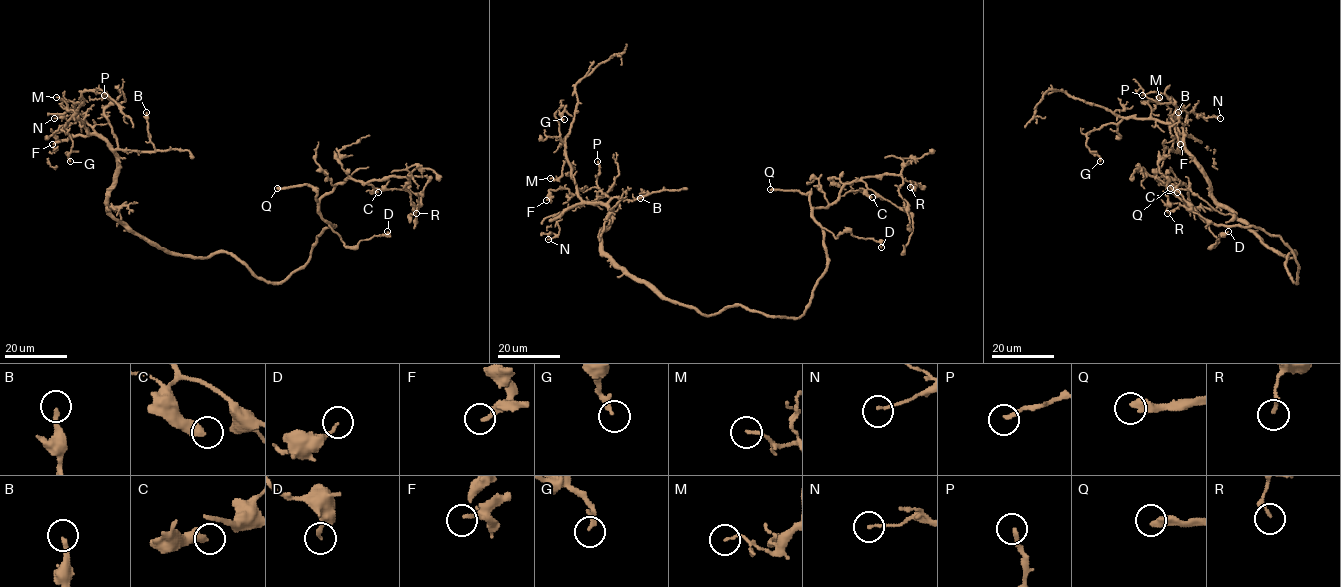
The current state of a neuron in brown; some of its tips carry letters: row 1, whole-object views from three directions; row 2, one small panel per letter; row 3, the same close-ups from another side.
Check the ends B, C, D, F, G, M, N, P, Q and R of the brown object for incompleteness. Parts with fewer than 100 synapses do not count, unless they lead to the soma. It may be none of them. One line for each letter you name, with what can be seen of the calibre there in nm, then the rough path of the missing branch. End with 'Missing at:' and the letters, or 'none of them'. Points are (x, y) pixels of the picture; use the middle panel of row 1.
Q: 440 nm | (770, 189), (679, 186), (668, 181), (627, 186), (610, 181), (606, 165), (599, 156), (606, 162)
Missing at: Q

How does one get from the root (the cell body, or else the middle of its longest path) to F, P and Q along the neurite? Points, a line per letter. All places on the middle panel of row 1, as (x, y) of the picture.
F: (700, 312), (663, 299), (606, 255), (605, 205), (584, 202), (567, 188), (549, 190), (546, 200)
P: (700, 312), (663, 299), (603, 251), (611, 198), (597, 194), (603, 194), (597, 161)
Q: (700, 312), (713, 315), (744, 305), (769, 315), (799, 317), (810, 303), (827, 266), (810, 194), (770, 189)

